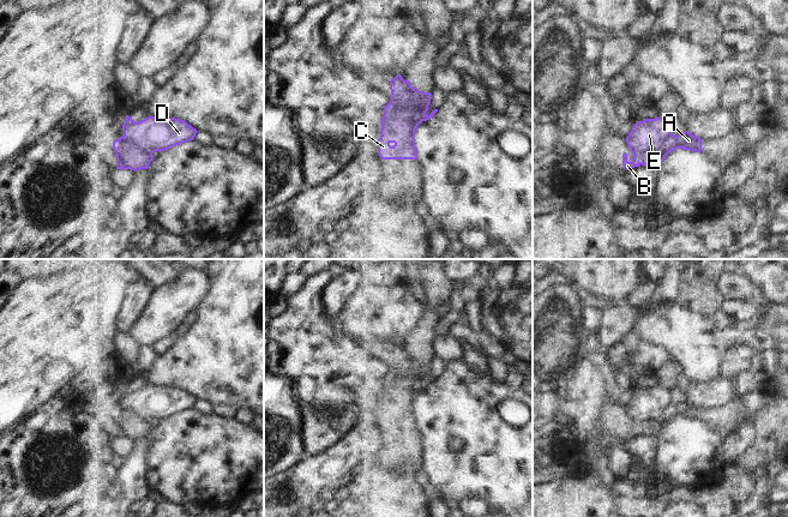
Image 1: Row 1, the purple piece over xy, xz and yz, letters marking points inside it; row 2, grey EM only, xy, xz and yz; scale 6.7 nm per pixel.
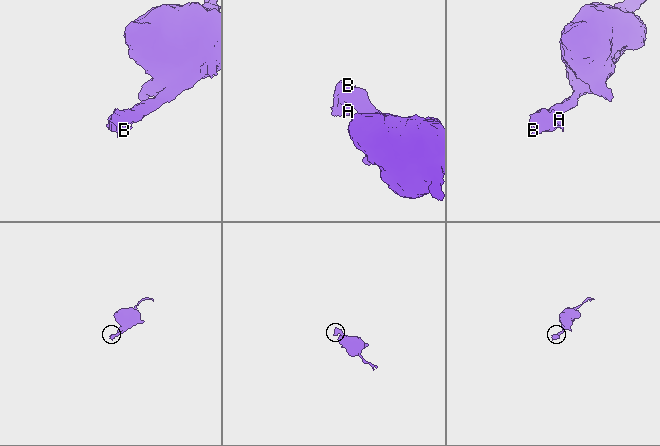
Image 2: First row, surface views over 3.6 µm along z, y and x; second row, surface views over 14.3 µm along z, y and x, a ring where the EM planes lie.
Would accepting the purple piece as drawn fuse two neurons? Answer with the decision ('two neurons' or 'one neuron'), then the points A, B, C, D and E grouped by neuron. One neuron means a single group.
two neurons | A B C / D E

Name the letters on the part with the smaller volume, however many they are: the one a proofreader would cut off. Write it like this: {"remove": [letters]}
{"remove": ["A", "B", "C"]}

